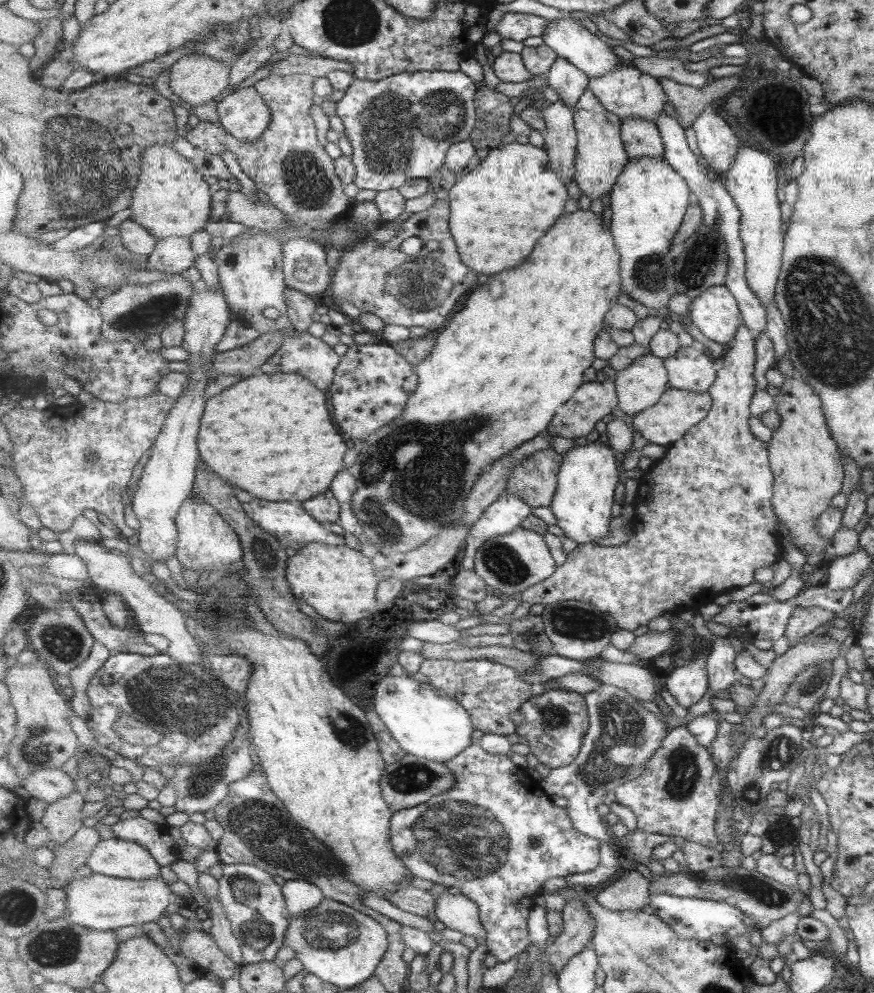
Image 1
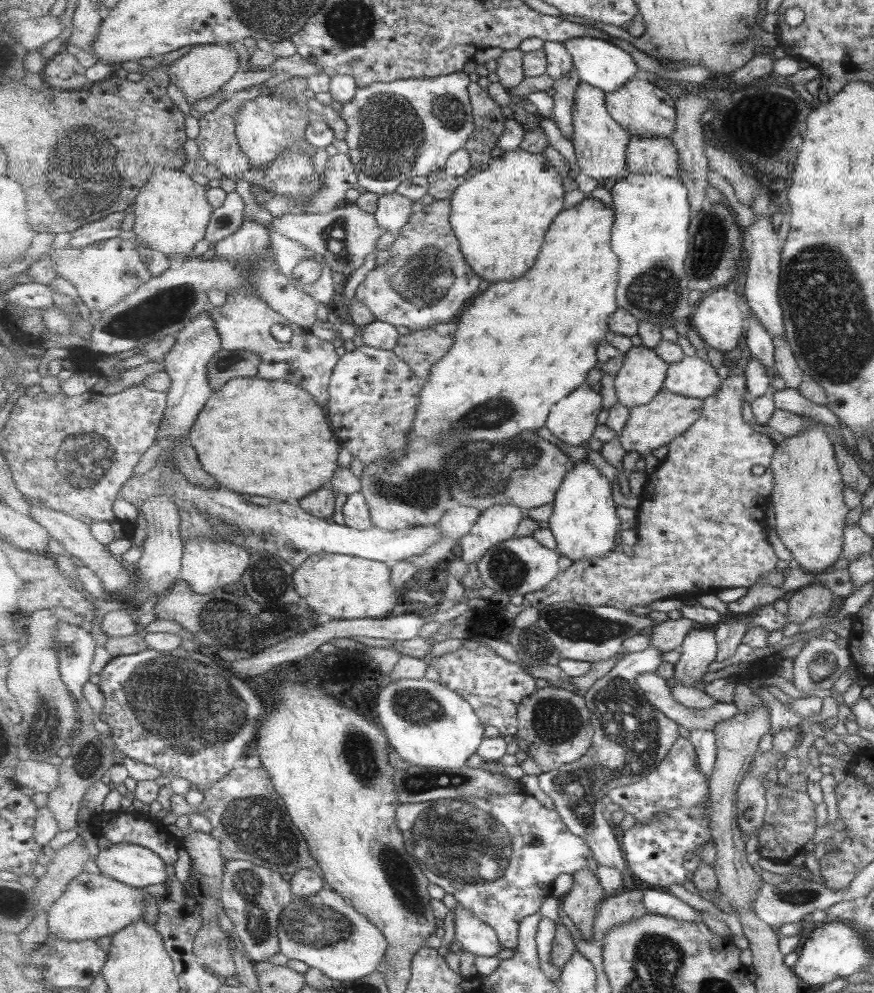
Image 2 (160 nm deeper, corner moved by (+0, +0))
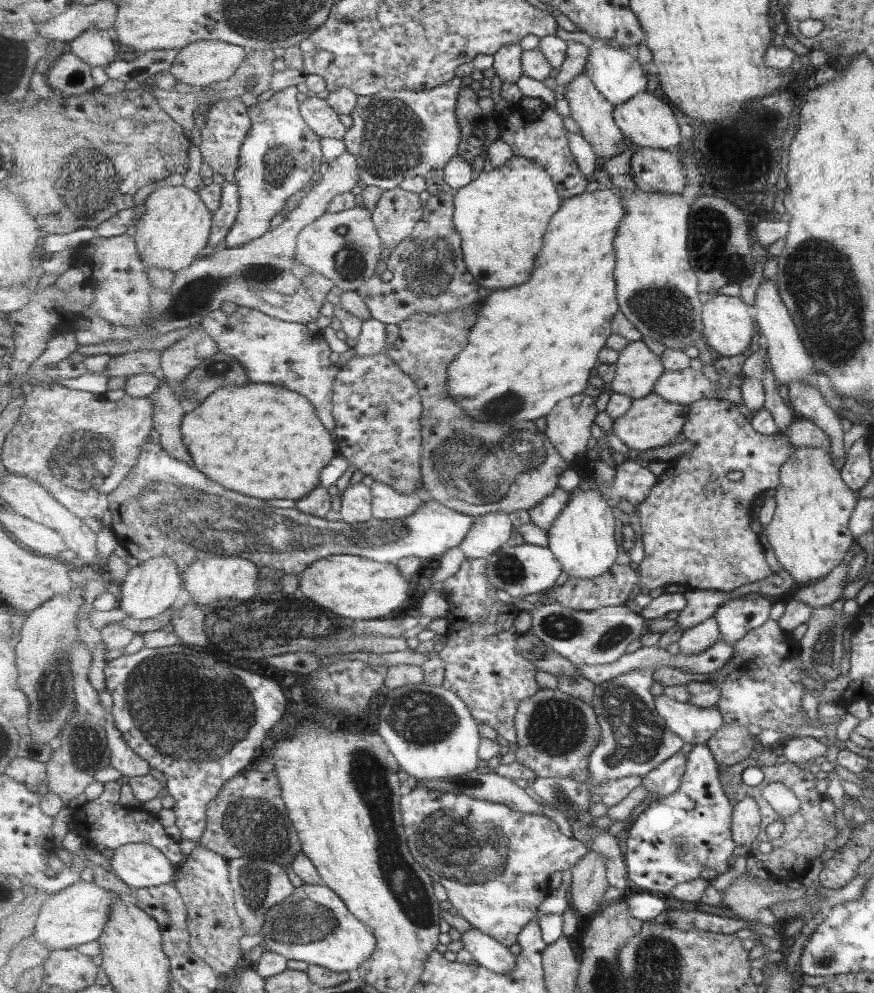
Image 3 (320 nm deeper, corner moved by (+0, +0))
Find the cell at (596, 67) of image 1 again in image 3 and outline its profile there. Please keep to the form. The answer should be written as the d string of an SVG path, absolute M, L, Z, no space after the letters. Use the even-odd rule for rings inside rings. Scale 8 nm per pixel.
M597 44L591 47L585 72L596 85L597 90L603 93L603 96L611 104L614 104L615 108L619 107L620 104L629 102L638 94L650 91L654 80L648 76L644 66L639 64L633 51L611 45Z

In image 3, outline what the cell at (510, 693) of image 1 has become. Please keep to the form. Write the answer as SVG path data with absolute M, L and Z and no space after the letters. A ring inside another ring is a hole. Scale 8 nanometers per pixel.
M465 558L461 570L445 578L444 592L450 603L449 634L446 634L446 644L440 650L440 657L445 664L444 687L452 689L460 696L472 711L479 723L493 728L509 743L518 739L516 729L516 714L520 704L529 696L535 696L542 688L537 682L537 666L532 660L524 657L517 650L518 638L523 634L517 630L515 619L521 614L516 608L509 608L499 596L497 588L488 578L488 560Z

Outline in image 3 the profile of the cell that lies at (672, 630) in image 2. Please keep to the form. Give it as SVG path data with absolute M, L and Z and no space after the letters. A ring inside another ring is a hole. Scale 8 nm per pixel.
M686 590L684 596L689 601L687 608L680 613L677 618L677 625L683 631L693 628L709 618L716 616L716 613L729 600L732 600L732 594L719 590Z

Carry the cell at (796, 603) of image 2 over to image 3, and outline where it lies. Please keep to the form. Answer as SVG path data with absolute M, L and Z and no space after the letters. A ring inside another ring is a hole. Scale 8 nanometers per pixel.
M845 564L838 565L829 572L829 576L800 588L793 600L802 602L812 610L831 605L839 599L846 586L847 567Z

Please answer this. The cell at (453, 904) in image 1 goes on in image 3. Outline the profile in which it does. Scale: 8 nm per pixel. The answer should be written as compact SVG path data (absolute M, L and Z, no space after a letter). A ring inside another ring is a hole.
M466 927L465 930L466 933L462 935L463 947L471 953L477 964L501 974L517 966L517 955L508 946L478 928Z

